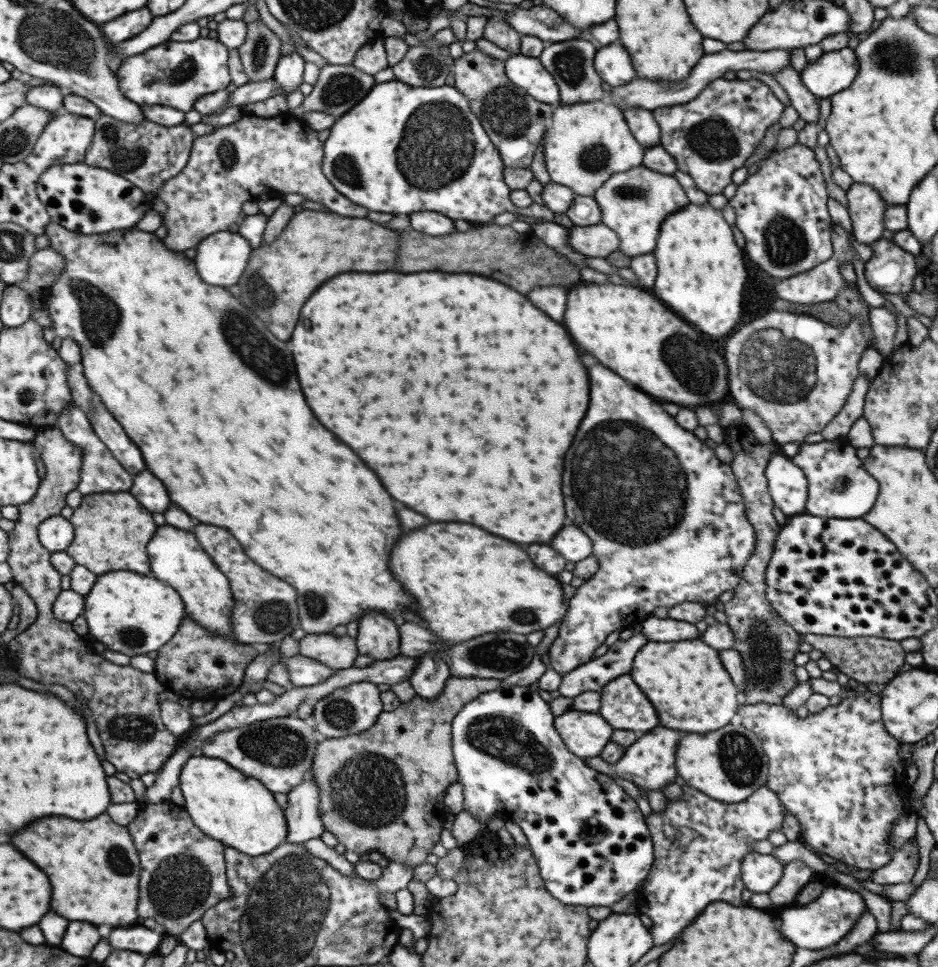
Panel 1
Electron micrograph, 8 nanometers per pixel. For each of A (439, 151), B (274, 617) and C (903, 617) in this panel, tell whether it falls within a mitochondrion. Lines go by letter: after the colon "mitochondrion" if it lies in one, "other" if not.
A: mitochondrion
B: mitochondrion
C: other

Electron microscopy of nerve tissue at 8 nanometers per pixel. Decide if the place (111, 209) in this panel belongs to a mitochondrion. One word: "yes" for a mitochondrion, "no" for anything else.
no

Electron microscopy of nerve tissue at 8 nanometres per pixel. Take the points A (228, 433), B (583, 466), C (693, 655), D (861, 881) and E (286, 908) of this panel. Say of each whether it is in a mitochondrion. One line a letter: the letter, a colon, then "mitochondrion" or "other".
A: other
B: mitochondrion
C: other
D: other
E: mitochondrion

